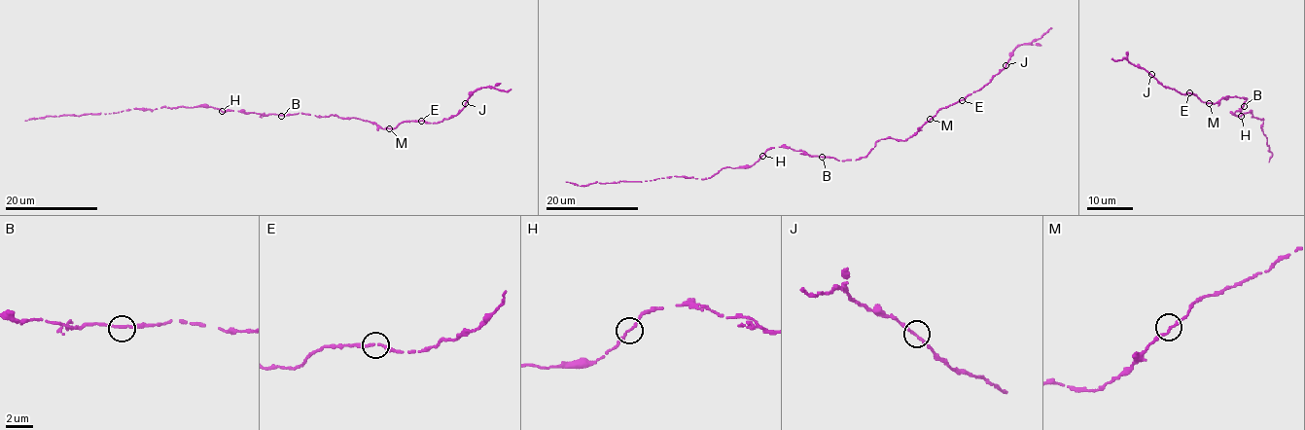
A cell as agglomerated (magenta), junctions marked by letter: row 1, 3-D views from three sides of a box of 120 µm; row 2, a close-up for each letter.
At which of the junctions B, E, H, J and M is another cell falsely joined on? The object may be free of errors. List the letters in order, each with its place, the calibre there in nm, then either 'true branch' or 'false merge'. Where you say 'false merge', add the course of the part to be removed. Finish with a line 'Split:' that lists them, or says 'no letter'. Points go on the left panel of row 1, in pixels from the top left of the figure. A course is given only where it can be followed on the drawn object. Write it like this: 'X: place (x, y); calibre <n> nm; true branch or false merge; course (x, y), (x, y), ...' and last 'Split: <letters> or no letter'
B: place (281, 116); calibre 200 nm; true branch
E: place (421, 121); calibre 190 nm; true branch
H: place (222, 111); calibre 200 nm; true branch
J: place (465, 103); calibre 220 nm; true branch
M: place (389, 128); calibre 200 nm; true branch
Split: no letter

